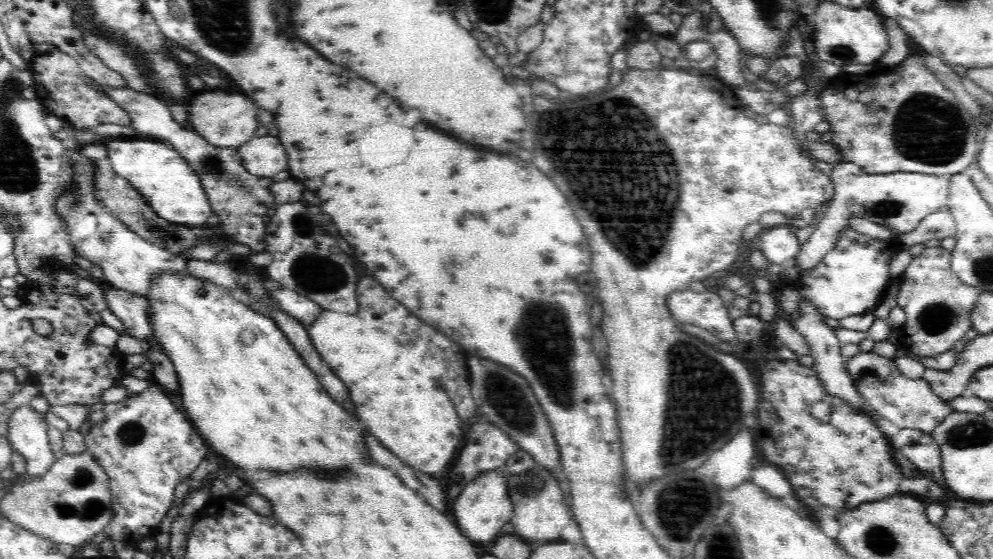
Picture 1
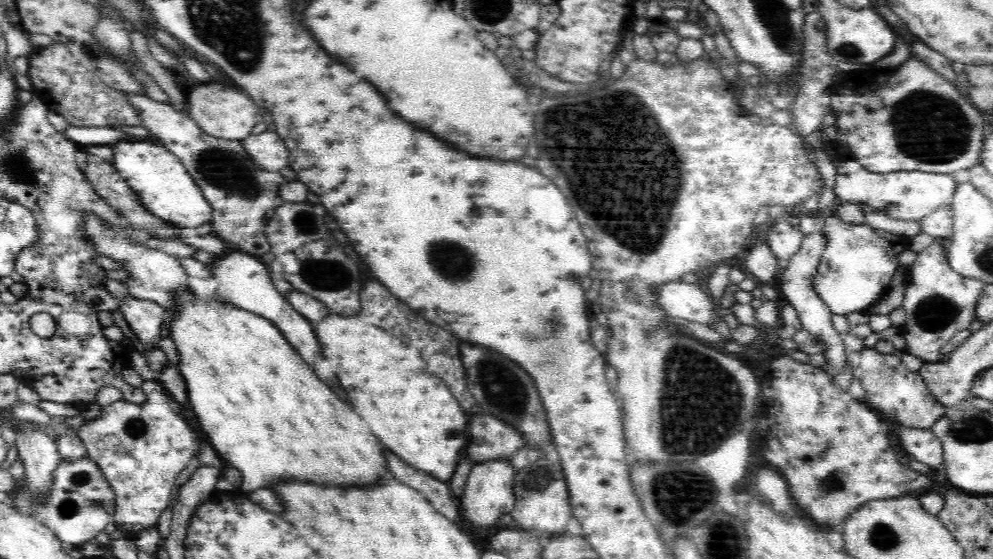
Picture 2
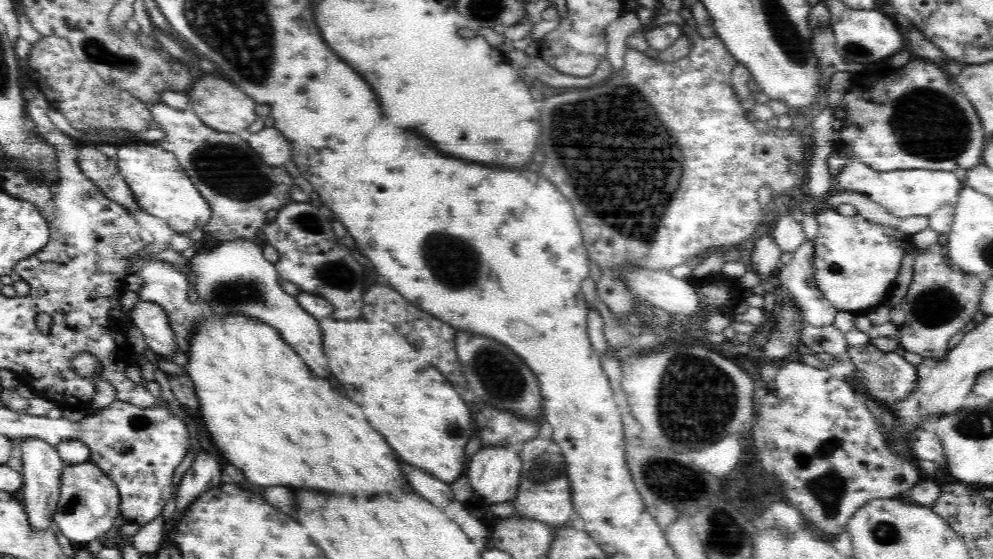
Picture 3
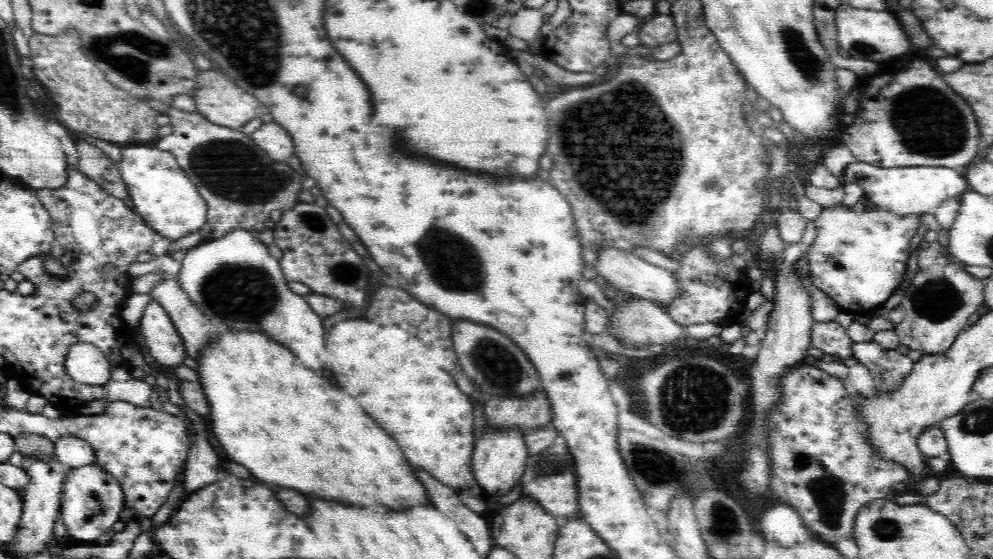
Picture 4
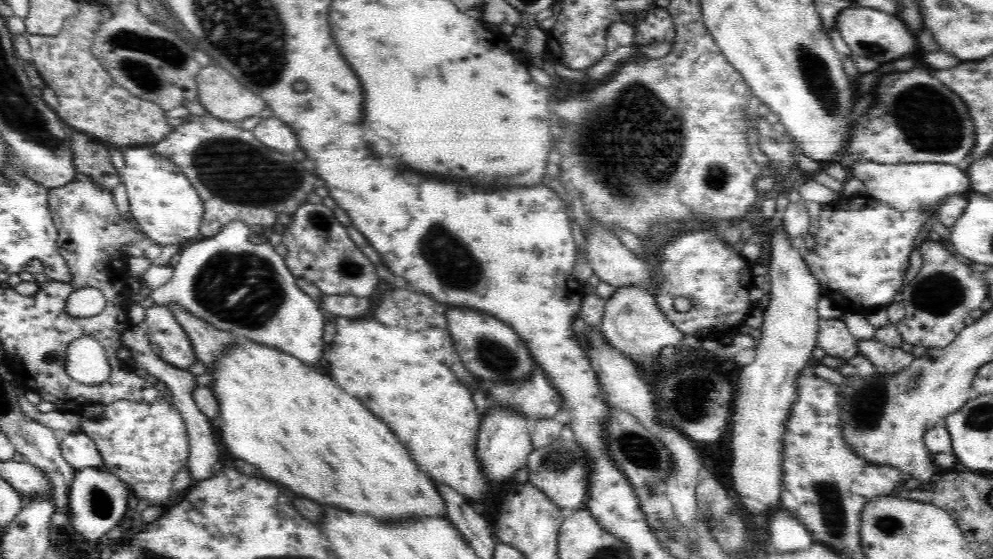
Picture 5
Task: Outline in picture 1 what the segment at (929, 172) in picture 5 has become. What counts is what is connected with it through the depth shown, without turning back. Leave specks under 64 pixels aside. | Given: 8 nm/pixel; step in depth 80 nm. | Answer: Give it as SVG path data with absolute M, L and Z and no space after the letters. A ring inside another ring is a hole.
M842 161L841 163L836 163L833 165L833 169L830 174L830 178L832 179L834 194L832 196L832 200L830 201L830 204L827 208L827 210L824 212L823 219L820 219L818 221L818 225L814 228L814 232L812 232L812 236L810 236L810 239L803 245L801 245L800 253L796 256L796 266L800 268L800 274L798 274L798 278L795 279L795 282L792 283L792 287L795 287L795 283L797 283L802 276L806 276L810 270L815 269L816 266L822 262L822 260L825 258L825 255L828 254L829 251L832 251L834 248L834 245L836 244L838 240L838 234L840 234L843 227L850 226L850 218L854 218L854 216L858 216L858 218L864 218L864 220L868 220L874 224L878 224L882 227L886 228L894 228L894 231L898 231L898 233L908 233L911 231L914 231L916 226L922 221L922 219L925 216L928 216L928 214L932 214L932 212L936 212L939 208L946 207L948 202L948 197L950 194L950 182L951 182L951 175L934 175L934 174L924 174L924 173L905 173L904 171L892 171L888 174L866 174L863 172L863 170L853 162L846 162ZM802 295L801 302L798 307L800 316L794 322L793 327L804 335L807 342L811 345L810 358L814 359L814 367L818 372L822 385L826 387L828 393L832 395L838 395L840 398L847 399L847 402L852 405L859 406L860 410L868 408L868 404L863 398L858 396L857 388L854 386L853 378L847 370L847 359L844 359L840 354L840 342L836 338L835 329L824 323L824 316L820 311L819 307L815 306L814 303L810 303L808 299L804 299Z

